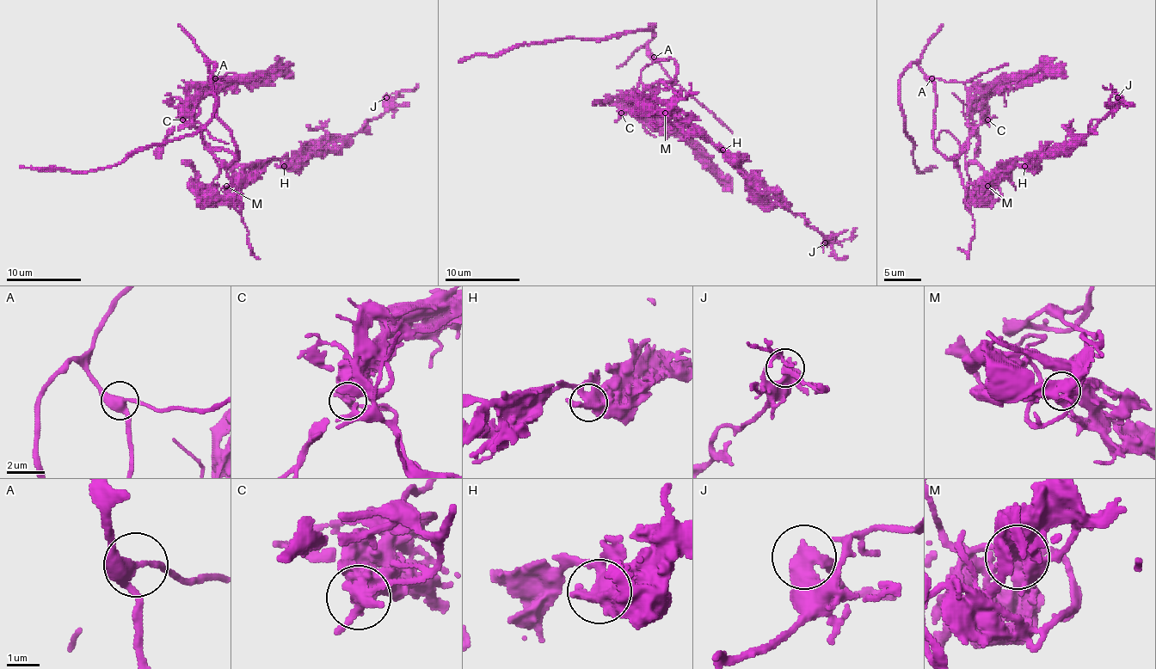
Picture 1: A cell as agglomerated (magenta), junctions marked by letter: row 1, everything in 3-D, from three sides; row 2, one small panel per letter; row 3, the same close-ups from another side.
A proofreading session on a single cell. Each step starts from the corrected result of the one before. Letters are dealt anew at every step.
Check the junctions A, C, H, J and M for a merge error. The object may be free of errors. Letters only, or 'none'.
none

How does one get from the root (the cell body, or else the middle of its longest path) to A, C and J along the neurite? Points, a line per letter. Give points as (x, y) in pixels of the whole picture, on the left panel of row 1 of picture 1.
A: (232, 142), (232, 132), (217, 115), (215, 78)
C: (232, 142), (237, 158), (228, 150), (212, 147), (204, 139), (202, 126), (199, 123), (181, 119)
J: (232, 142), (237, 158), (226, 174), (237, 190), (234, 193), (273, 160), (335, 152), (384, 112), (386, 97)

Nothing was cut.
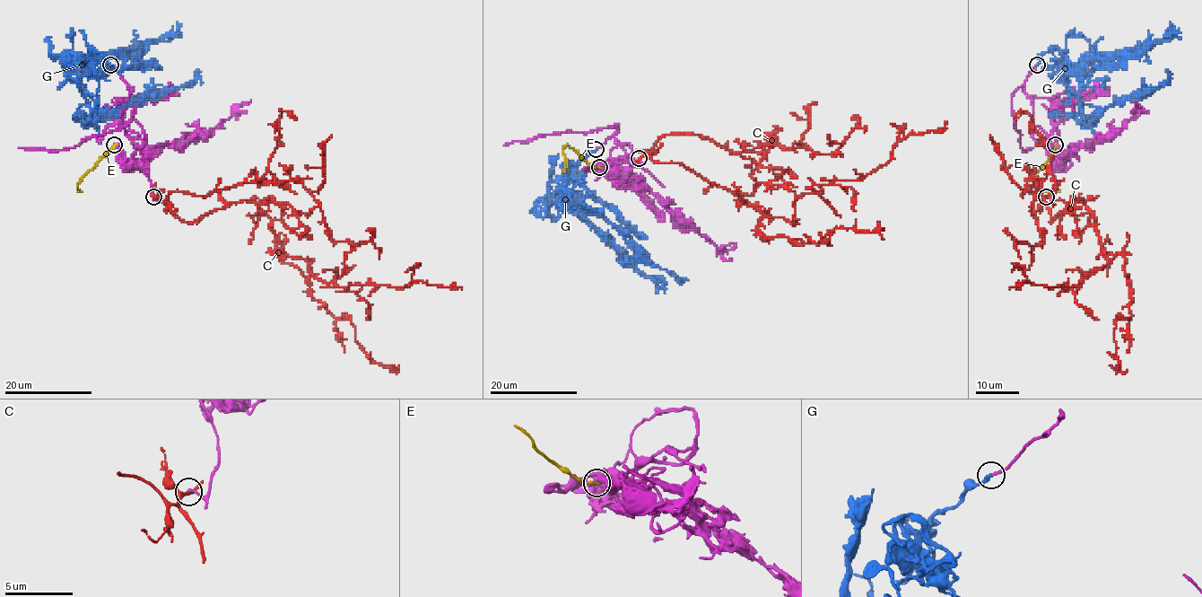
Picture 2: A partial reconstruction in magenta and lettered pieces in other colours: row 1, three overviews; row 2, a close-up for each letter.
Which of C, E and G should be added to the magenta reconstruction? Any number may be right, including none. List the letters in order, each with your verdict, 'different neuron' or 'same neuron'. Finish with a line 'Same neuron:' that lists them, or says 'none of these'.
C: different neuron
E: different neuron
G: same neuron
Same neuron: G

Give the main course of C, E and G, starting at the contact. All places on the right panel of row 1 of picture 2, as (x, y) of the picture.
C: (1046, 196), (1050, 222), (1077, 200), (1083, 201), (1109, 262), (1088, 271), (1072, 287), (1024, 281), (1009, 288)
E: (1056, 144), (1054, 152), (1037, 171), (1033, 179), (1046, 190), (1059, 189)
G: (1037, 65), (1052, 49), (1063, 55), (1059, 70), (1087, 118), (1129, 96), (1149, 94), (1168, 76), (1168, 84)

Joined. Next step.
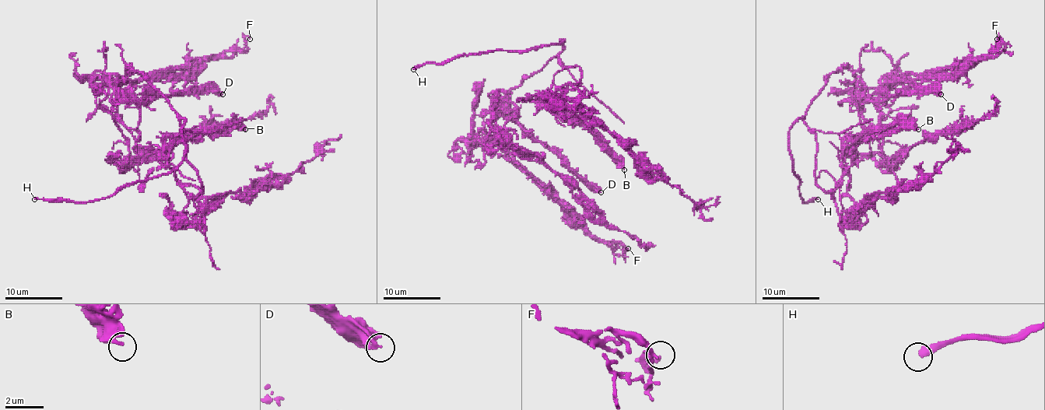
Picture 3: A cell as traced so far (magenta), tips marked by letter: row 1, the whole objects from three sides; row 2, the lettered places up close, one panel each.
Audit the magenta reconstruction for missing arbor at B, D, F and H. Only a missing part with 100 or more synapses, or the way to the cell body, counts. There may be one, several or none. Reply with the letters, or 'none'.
H

